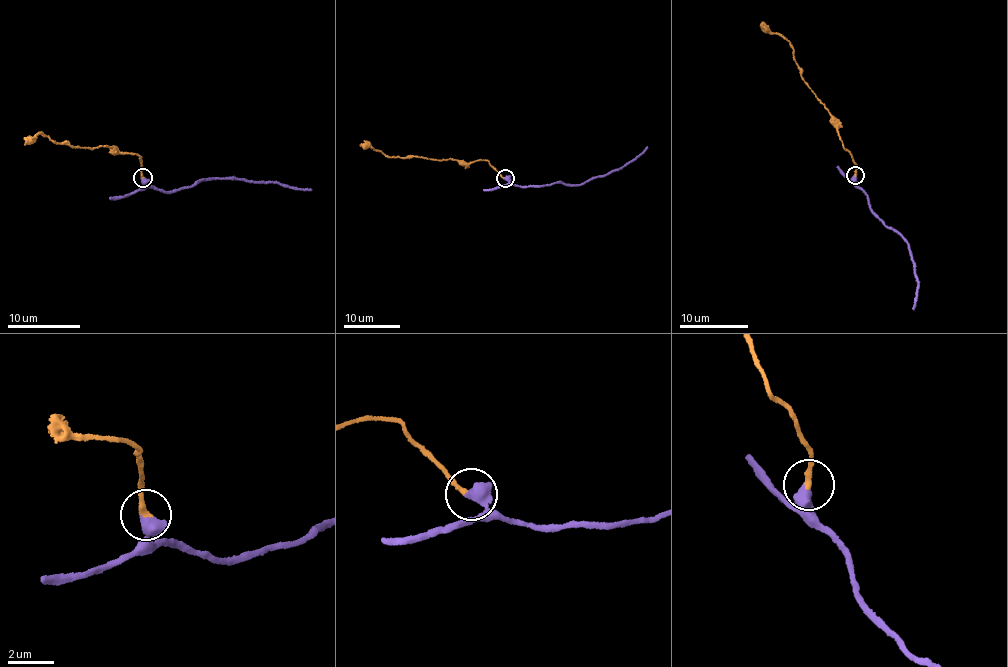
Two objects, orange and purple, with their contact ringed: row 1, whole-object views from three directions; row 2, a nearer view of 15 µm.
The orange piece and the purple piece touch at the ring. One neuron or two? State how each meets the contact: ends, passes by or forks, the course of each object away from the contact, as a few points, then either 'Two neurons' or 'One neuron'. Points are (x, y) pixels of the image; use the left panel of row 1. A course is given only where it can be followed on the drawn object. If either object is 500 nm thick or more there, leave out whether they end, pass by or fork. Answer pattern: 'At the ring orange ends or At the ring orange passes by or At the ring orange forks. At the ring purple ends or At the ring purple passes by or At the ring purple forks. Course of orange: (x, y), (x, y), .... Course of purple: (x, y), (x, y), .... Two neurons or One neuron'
Course of orange: (143, 177), (139, 157), (121, 154), (107, 145), (91, 149), (72, 148), (39, 133), (23, 139). Course of purple: (143, 177), (143, 185), (152, 185), (165, 191), (218, 177), (269, 181), (312, 191). One neuron

